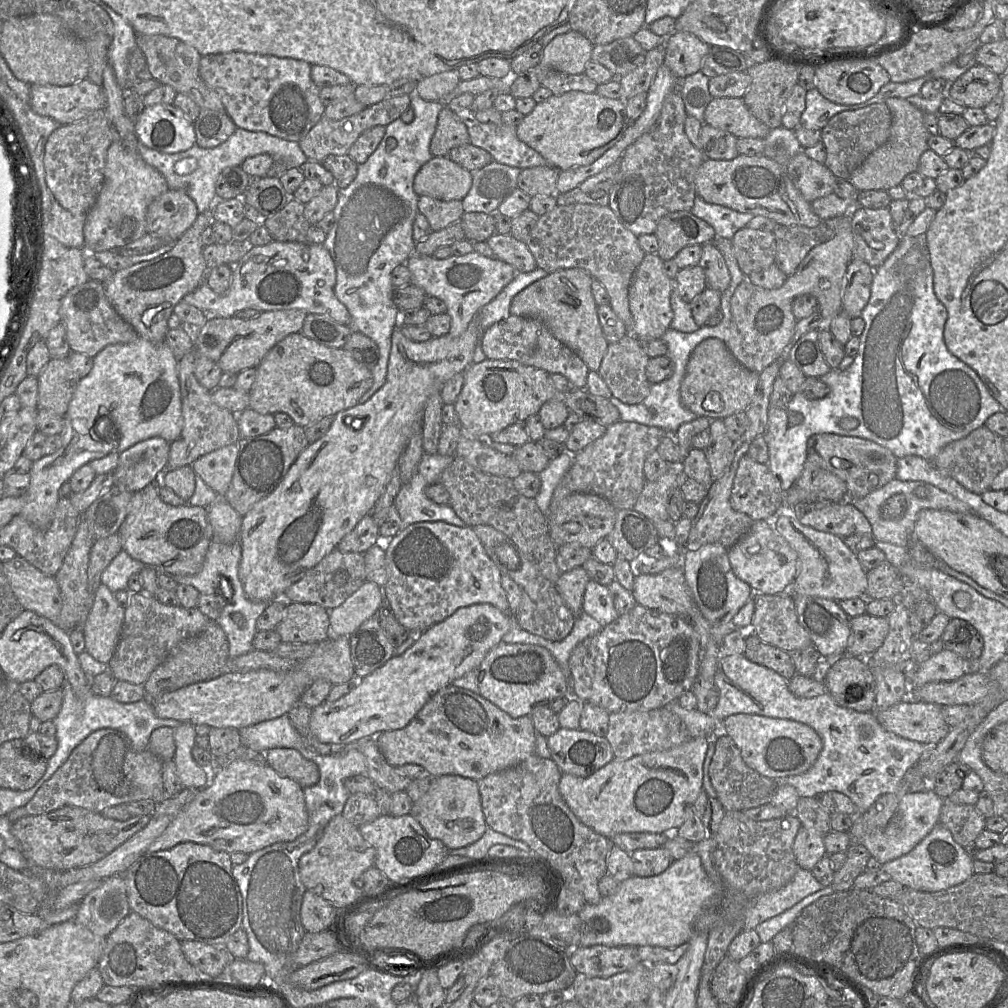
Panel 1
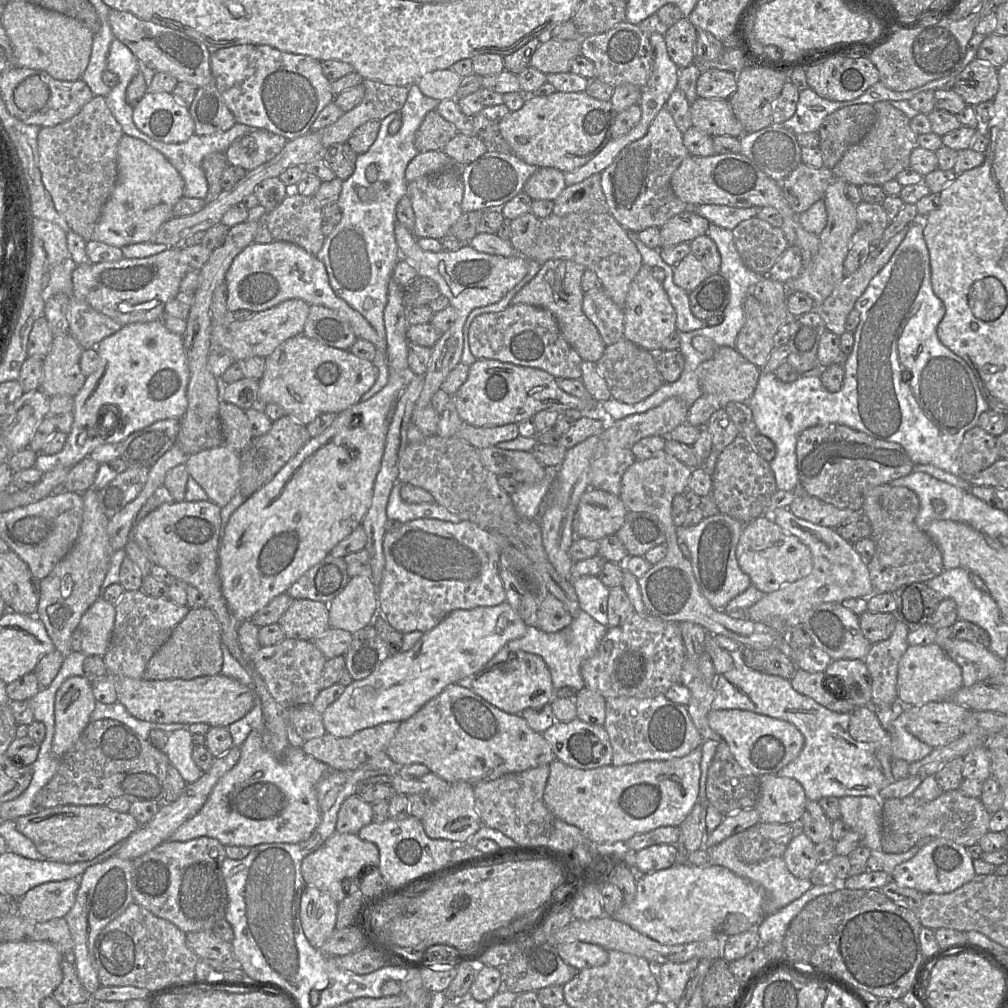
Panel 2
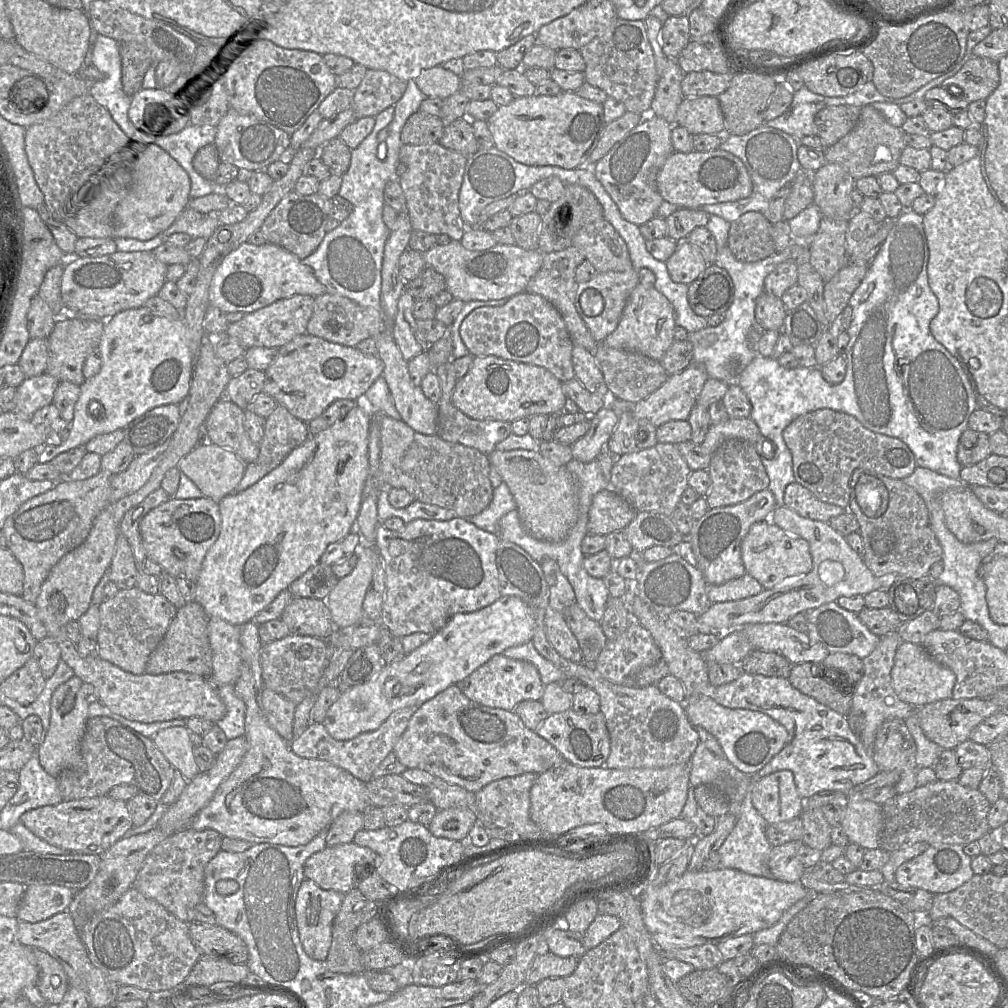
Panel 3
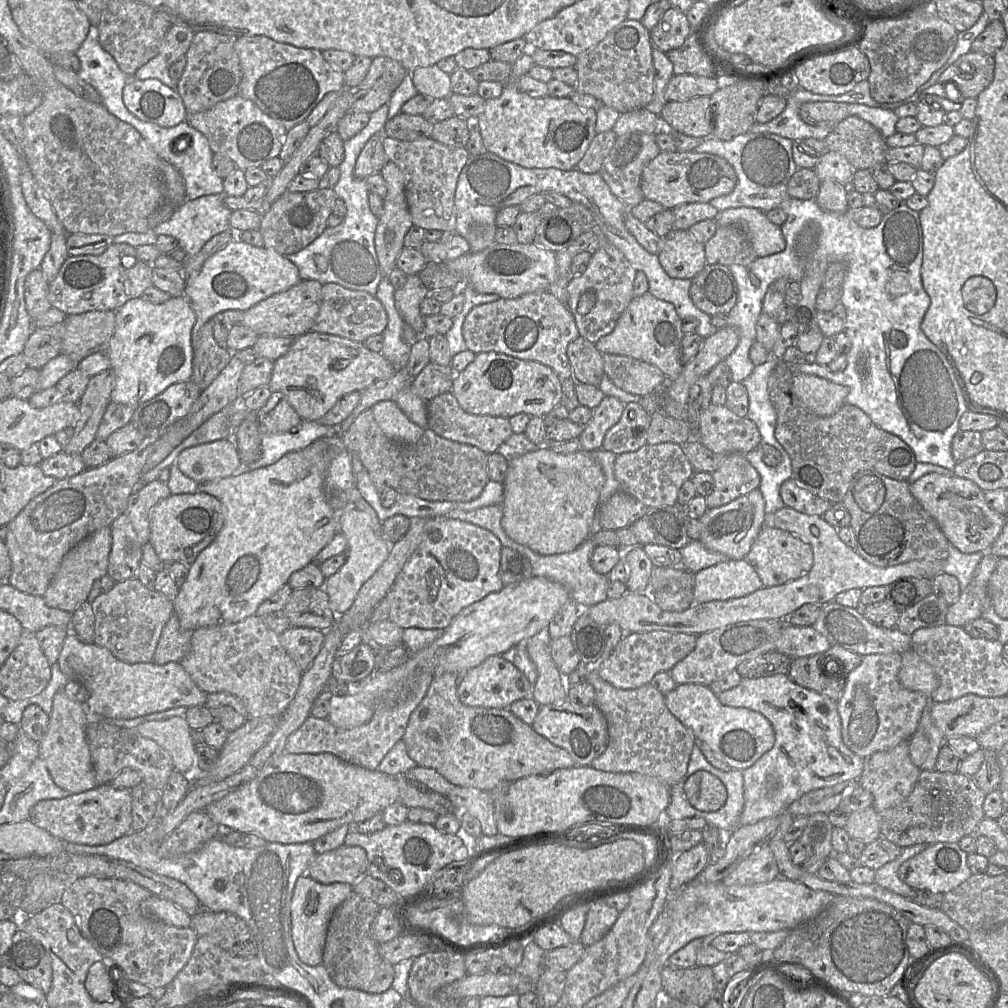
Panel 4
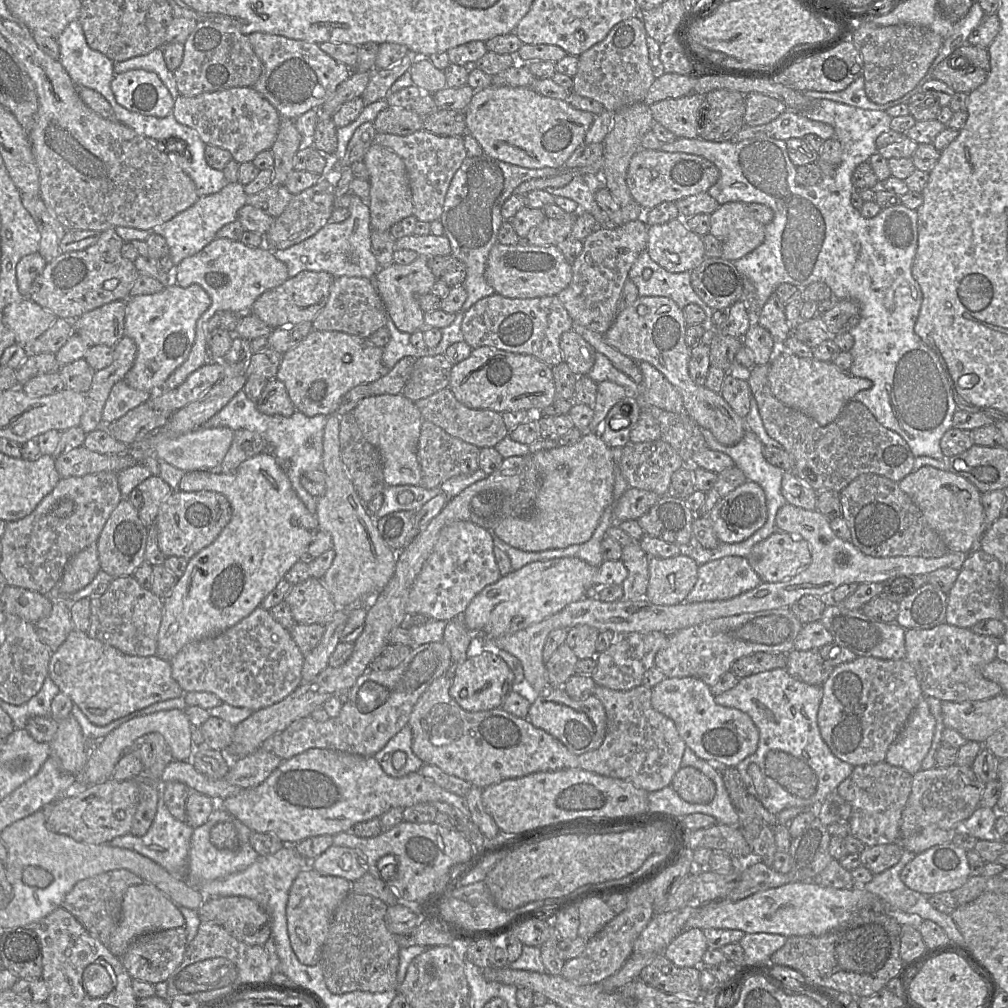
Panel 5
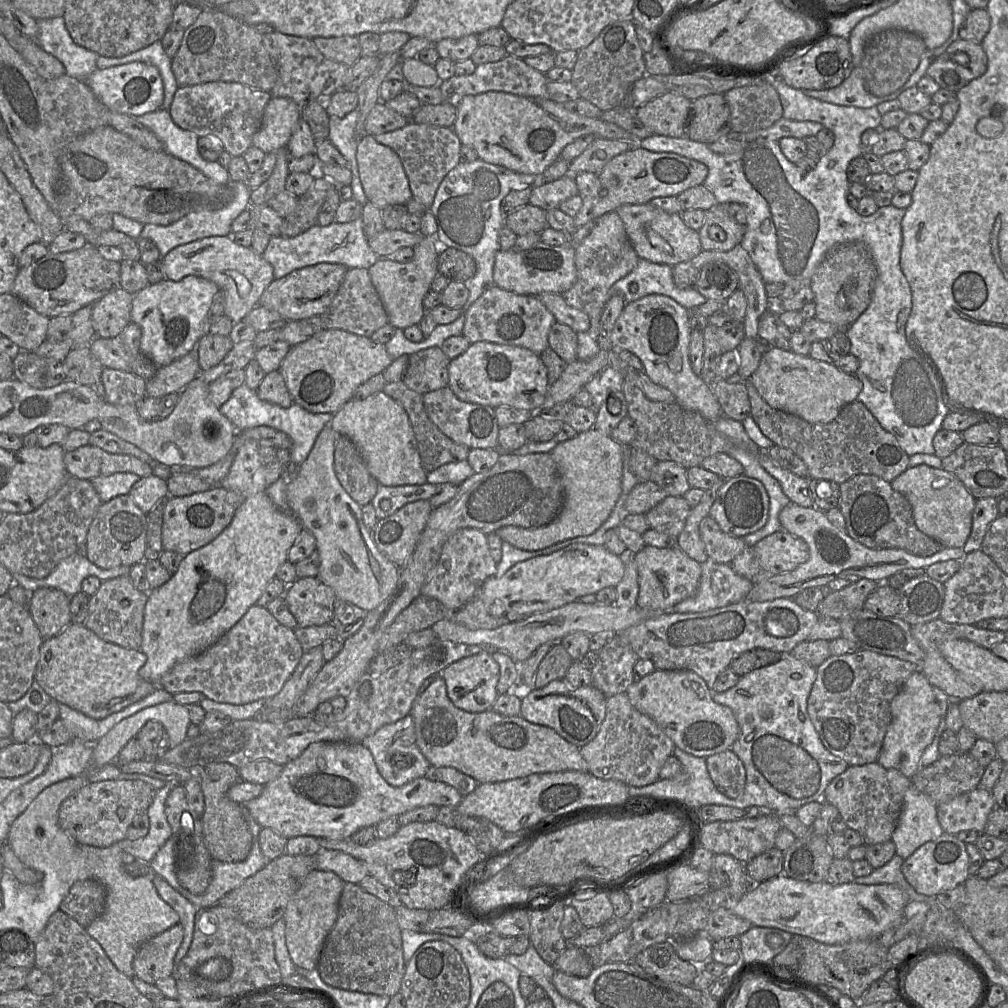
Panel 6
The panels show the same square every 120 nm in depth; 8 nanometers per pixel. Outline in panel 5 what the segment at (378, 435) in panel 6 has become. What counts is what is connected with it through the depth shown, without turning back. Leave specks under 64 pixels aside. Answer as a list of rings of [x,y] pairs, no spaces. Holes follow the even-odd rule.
[[[383,394],[363,398],[353,409],[364,438],[380,452],[386,485],[414,485],[421,480],[421,468],[417,458],[422,416],[416,404],[401,394]]]

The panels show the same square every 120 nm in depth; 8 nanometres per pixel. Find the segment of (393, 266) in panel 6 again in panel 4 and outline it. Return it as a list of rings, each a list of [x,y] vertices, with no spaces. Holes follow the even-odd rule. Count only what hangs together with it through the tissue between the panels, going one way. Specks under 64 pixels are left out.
[[[418,275],[407,276],[405,284],[394,291],[395,307],[403,321],[410,325],[418,335],[423,335],[424,316],[420,311],[421,301],[429,290]]]

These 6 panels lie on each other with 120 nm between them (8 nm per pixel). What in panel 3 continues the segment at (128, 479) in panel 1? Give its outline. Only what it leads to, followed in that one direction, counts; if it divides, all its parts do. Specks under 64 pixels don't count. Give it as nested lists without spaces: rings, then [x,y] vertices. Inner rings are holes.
[[[179,404],[157,406],[125,427],[124,441],[131,446],[135,456],[146,454],[171,439],[179,421]]]

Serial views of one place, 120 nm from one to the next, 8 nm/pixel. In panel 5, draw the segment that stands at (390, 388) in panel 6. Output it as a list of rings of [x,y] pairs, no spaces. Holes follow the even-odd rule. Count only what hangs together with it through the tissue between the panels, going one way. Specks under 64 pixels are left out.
[[[423,420],[418,441],[417,458],[421,468],[419,486],[438,488],[448,479],[456,476],[468,476],[479,469],[480,448],[451,436],[435,424]]]

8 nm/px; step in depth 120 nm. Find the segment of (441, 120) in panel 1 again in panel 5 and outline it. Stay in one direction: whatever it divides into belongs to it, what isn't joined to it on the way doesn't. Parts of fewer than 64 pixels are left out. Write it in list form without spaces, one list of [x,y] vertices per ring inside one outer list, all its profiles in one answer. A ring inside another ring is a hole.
[[[389,106],[376,116],[372,124],[378,134],[408,136],[423,129],[423,117],[410,108]]]

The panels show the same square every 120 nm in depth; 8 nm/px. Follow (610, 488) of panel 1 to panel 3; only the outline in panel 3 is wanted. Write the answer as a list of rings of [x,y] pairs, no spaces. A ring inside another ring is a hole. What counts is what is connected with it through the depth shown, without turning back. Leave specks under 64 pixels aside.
[[[692,362],[683,371],[668,376],[657,390],[637,402],[632,413],[656,428],[669,421],[687,420],[708,378],[703,365]]]

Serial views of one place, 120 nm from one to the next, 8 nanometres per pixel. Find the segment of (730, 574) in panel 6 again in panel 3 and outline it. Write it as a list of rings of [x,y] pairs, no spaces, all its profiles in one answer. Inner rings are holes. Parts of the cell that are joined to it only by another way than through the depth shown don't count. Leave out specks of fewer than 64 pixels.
[[[748,573],[722,584],[706,585],[707,596],[711,603],[744,599],[759,594],[763,589],[764,587]]]

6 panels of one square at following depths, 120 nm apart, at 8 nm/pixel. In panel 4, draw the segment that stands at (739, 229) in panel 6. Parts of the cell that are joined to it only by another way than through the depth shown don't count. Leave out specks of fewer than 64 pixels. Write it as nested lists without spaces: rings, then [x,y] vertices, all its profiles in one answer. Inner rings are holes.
[[[728,208],[719,211],[715,221],[718,226],[739,226],[757,257],[769,256],[785,248],[786,243],[780,226],[772,223],[766,212],[757,208]]]

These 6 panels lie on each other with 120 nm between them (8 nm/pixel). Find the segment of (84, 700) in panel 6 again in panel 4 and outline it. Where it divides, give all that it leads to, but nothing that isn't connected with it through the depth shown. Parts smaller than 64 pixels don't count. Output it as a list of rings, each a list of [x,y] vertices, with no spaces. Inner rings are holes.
[[[74,633],[64,640],[56,665],[69,681],[84,686],[93,713],[107,719],[134,719],[176,707],[204,706],[207,694],[200,690],[177,662],[129,664],[117,659],[107,648],[84,643]]]

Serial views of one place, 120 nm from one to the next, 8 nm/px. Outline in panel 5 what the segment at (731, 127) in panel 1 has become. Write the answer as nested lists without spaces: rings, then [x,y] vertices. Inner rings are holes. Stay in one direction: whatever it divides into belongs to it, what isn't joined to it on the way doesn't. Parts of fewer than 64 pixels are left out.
[[[691,93],[667,98],[649,106],[652,117],[677,138],[698,138],[700,121],[705,116],[705,95]]]

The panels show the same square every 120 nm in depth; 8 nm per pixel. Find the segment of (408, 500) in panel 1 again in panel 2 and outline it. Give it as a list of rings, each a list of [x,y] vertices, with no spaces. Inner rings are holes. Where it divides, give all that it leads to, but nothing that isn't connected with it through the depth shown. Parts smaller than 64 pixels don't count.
[[[396,482],[390,492],[386,506],[386,515],[389,519],[395,519],[406,523],[413,519],[440,519],[459,523],[461,518],[451,513],[445,507],[436,502],[408,503],[400,496],[403,483]]]

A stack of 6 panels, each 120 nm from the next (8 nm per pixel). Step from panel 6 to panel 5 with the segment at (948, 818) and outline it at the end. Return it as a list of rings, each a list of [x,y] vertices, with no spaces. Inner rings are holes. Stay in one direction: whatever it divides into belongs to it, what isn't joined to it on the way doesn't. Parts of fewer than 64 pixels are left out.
[[[979,806],[968,819],[958,823],[955,833],[967,834],[978,840],[997,841],[995,822],[998,817],[996,809]]]

